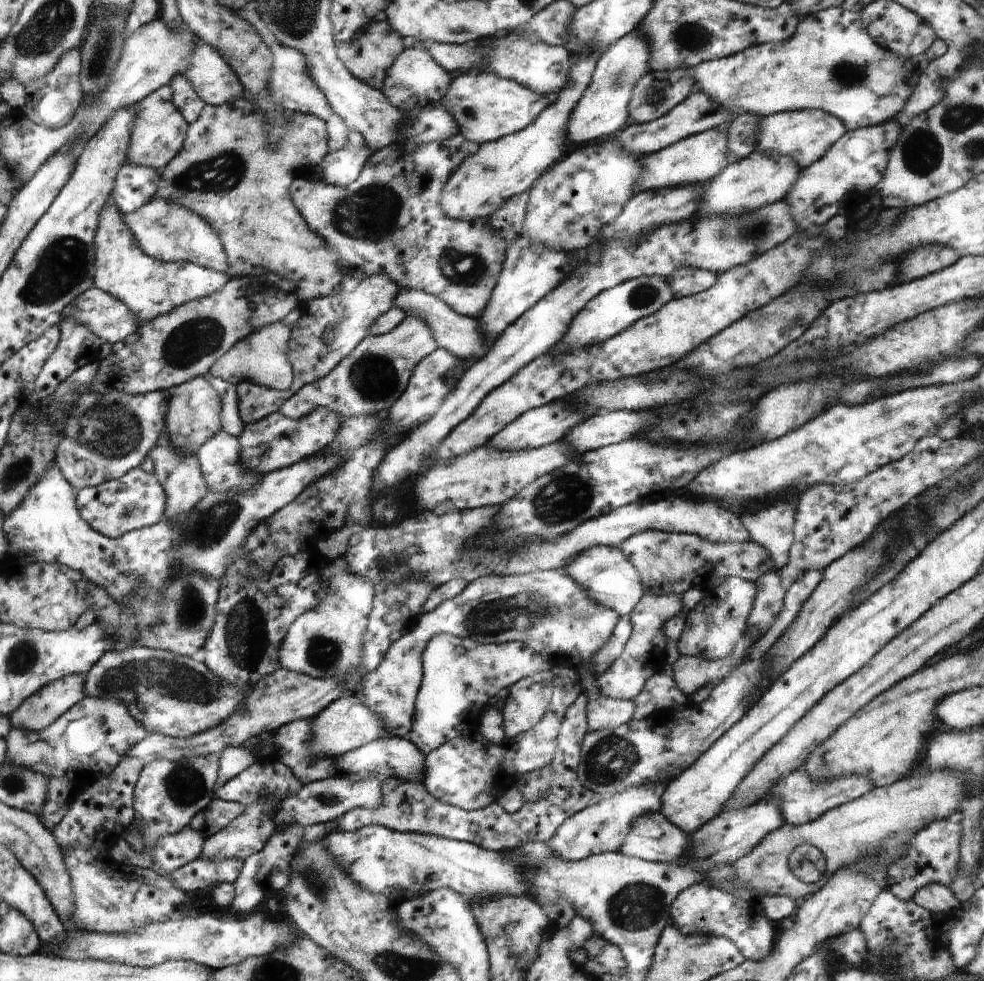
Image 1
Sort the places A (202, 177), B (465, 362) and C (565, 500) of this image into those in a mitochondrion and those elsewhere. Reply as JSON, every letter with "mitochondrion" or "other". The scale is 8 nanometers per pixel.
{"A":"mitochondrion","B":"other","C":"mitochondrion"}

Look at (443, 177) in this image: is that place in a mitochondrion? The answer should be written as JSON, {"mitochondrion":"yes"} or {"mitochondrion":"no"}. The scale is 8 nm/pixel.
{"mitochondrion":"no"}

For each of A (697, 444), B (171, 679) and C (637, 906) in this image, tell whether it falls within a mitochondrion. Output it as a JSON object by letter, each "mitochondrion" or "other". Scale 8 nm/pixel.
{"A":"other","B":"mitochondrion","C":"mitochondrion"}

